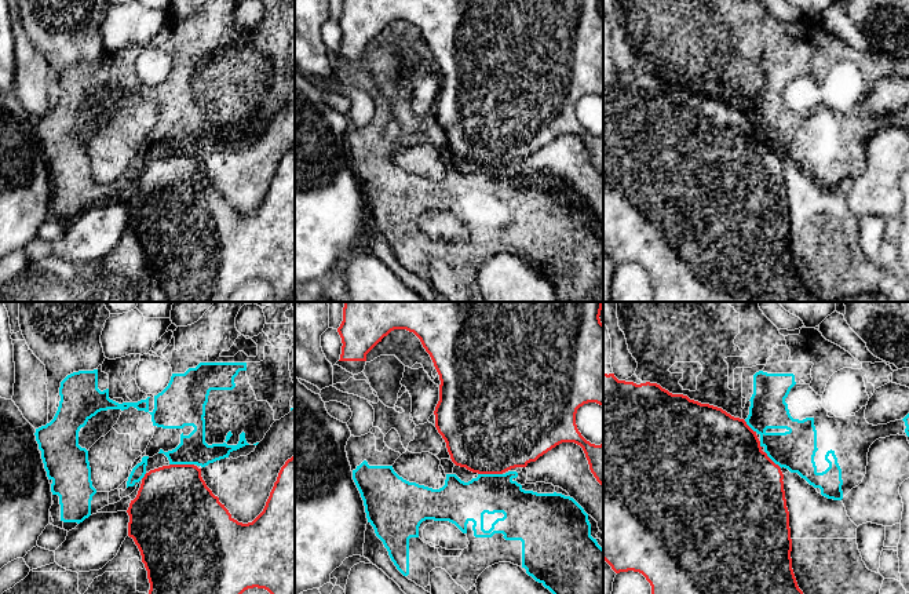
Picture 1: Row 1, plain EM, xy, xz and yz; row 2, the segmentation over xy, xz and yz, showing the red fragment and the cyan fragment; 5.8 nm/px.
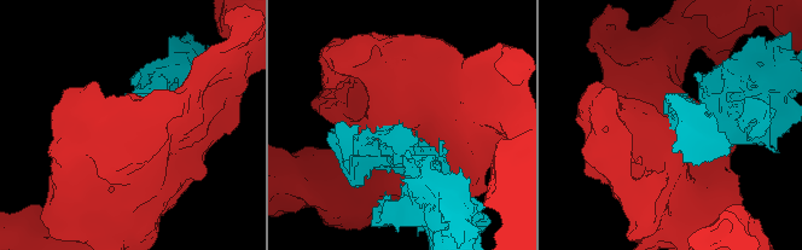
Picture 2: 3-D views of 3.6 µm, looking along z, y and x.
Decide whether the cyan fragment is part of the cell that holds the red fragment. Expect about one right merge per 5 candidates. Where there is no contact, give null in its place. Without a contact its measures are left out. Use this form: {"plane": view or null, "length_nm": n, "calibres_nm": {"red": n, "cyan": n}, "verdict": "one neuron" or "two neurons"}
{"plane": "xy", "length_nm": 140, "calibres_nm": {"red": 460, "cyan": 170}, "verdict": "two neurons"}

